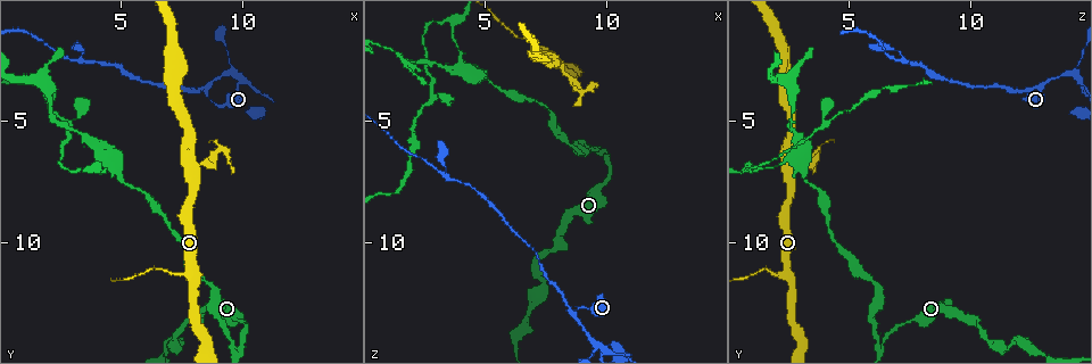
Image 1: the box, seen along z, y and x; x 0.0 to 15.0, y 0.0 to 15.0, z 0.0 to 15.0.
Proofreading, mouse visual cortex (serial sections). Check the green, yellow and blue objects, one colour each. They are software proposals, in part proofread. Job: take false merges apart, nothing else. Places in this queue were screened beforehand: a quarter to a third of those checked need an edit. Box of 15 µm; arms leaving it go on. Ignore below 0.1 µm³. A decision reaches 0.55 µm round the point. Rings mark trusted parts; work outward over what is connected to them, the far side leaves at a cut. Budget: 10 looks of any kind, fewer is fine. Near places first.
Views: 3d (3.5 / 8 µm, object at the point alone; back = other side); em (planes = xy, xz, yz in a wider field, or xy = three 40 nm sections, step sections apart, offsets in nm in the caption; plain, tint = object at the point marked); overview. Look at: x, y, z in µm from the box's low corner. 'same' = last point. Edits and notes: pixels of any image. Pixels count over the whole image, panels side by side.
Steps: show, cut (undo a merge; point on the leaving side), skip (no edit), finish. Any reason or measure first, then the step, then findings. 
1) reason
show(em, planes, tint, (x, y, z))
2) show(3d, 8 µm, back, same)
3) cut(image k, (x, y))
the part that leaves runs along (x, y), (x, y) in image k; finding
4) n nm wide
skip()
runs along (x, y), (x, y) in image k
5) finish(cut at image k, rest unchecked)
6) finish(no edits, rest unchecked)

a fork
show(3d, 3.5 µm, (8.4, 3.8, 12.9))

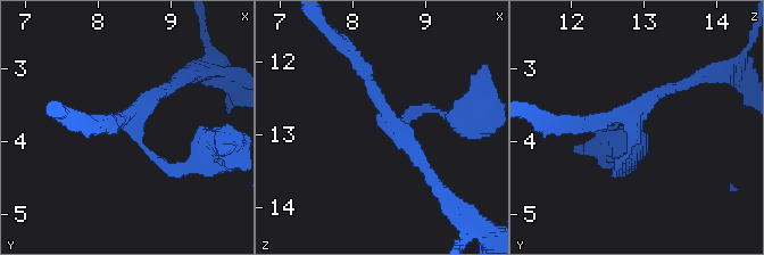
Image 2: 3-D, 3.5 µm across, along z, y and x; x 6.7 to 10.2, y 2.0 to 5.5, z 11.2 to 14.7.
skip()
runs along (619, 170), (633, 114), (680, 87) in image 2; all the same cell

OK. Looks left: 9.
show(3d, 3.5 µm, (9.5, 3.1, 14.3))

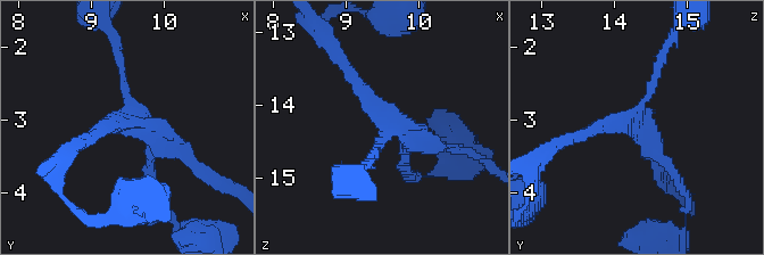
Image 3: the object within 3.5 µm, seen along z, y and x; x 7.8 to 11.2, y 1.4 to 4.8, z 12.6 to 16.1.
need the tissue
show(em, xy, step 1, plain, (9.60, 3.05, 14.20))

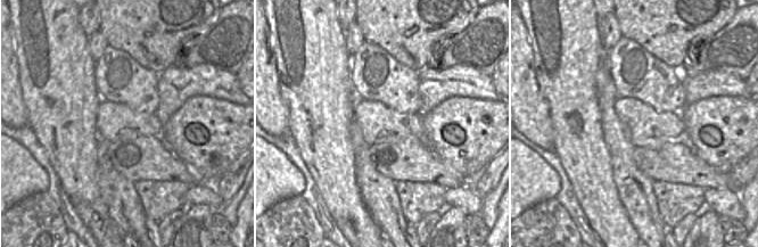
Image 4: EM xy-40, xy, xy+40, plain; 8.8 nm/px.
show(em, xy, step 1, tint, same)

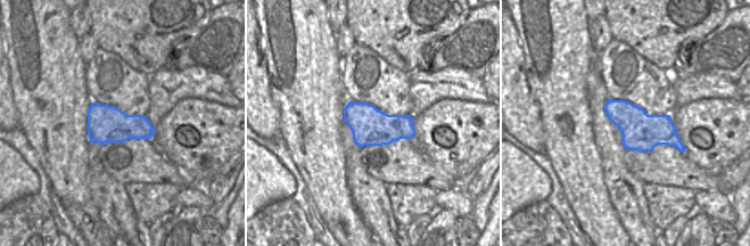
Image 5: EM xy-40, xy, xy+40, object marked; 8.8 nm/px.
skip()
runs along (341, 63), (408, 133), (405, 162) in image 3; all the same cell

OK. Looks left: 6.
sharp bend
show(3d, 3.5 µm, (9.6, 14.4, 6.2))

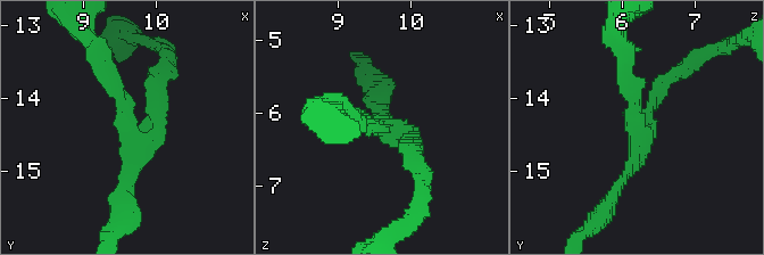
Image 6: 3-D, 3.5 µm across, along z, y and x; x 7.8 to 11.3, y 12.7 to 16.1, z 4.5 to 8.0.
arms of 200, 200 nm; shape alone is not enough
show(em, xy, step 2, tint, (9.60, 14.35, 6.20))

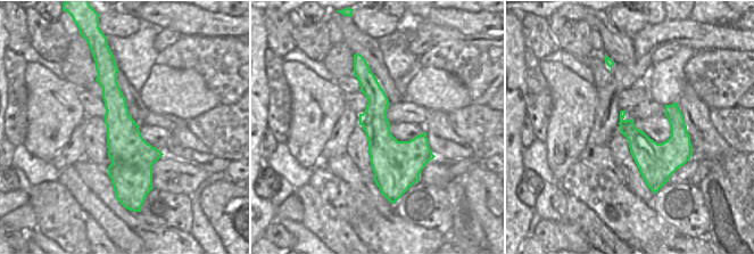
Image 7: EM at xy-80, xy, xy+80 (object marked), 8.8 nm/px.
skip()
runs along (364, 70), (376, 97), (387, 187) in image 7; all the same cell

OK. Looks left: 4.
a fork
show(3d, 3.5 µm, (7.9, 11.1, 2.3))

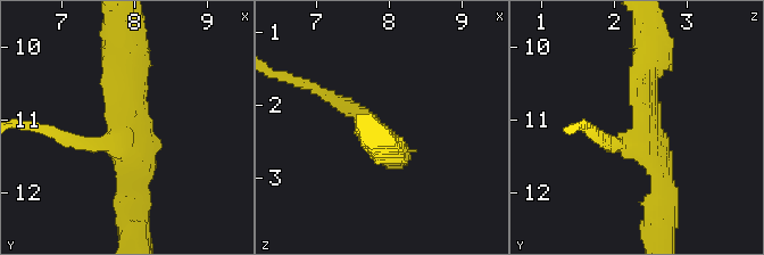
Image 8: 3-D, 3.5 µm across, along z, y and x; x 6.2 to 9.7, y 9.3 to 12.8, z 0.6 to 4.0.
3 arms; arms of 200, 250, 300 nm; need the tissue
show(em, xy, step 1, tint, (7.85, 11.15, 2.35))

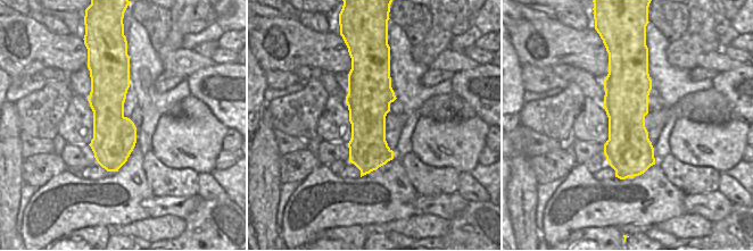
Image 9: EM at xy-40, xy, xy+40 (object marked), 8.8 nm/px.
cut(image 8, (69, 142))
the part that leaves runs along (109, 146), (71, 142), (32, 124) in image 8; a second cell is stuck on

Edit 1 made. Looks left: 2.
finish(cut at image 8, rest unchecked)

